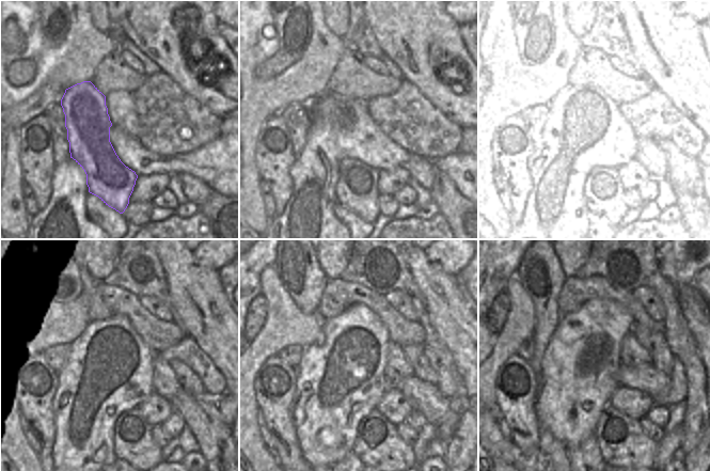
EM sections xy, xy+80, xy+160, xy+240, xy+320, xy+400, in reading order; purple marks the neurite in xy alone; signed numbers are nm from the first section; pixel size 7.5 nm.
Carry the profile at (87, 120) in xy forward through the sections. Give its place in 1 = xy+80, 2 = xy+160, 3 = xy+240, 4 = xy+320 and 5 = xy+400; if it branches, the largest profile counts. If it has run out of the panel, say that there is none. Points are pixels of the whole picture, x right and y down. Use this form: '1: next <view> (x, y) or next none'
1: next xy+80 (356, 189)
2: next xy+160 (603, 191)
3: next xy+240 (133, 443)
4: next xy+320 (378, 444)
5: next xy+400 (622, 443)

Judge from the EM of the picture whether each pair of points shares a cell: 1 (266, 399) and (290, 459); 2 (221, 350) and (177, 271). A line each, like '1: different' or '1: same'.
1: same
2: same

